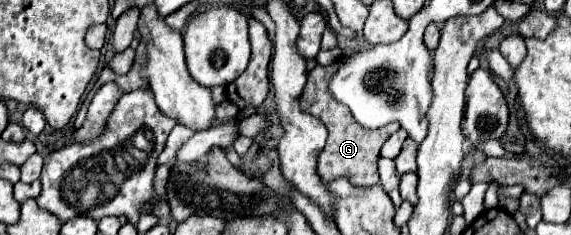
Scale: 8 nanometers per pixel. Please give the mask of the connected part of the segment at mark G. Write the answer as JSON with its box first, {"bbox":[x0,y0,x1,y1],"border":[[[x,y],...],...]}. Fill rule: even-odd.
{"bbox":[299,60,401,186],"border":[[[335,60],[333,64],[329,66],[321,66],[317,64],[311,72],[309,72],[309,78],[307,78],[307,84],[303,88],[303,94],[299,98],[299,104],[301,104],[301,110],[305,110],[307,114],[319,118],[325,128],[329,130],[329,136],[327,136],[327,144],[323,148],[323,152],[319,154],[317,158],[317,174],[321,176],[321,180],[335,180],[335,178],[347,178],[351,180],[351,184],[355,186],[371,186],[371,184],[377,184],[379,182],[379,174],[377,174],[377,160],[379,160],[379,150],[383,146],[383,142],[393,134],[397,132],[401,126],[397,122],[391,122],[383,128],[377,128],[377,130],[367,130],[363,126],[359,126],[351,112],[339,104],[331,94],[329,94],[329,80],[331,76],[335,74],[335,70],[339,68],[339,60]]]}

